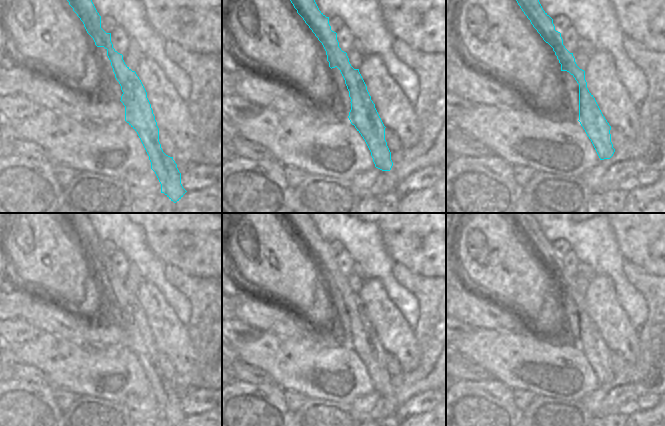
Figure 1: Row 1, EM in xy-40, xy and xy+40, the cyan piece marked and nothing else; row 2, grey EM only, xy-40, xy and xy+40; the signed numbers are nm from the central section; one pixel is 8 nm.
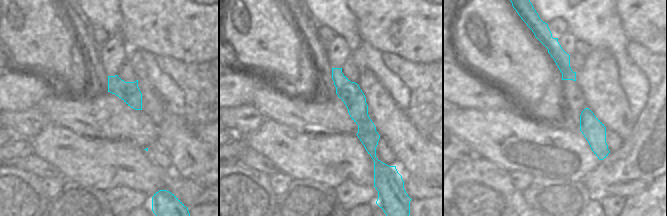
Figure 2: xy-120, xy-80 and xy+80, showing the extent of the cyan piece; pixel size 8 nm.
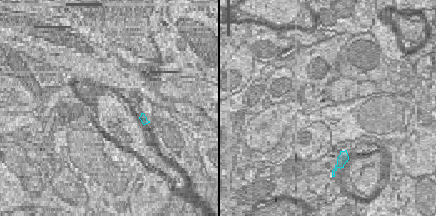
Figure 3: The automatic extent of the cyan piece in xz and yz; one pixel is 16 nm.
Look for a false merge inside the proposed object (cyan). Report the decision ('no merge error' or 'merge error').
no merge error

